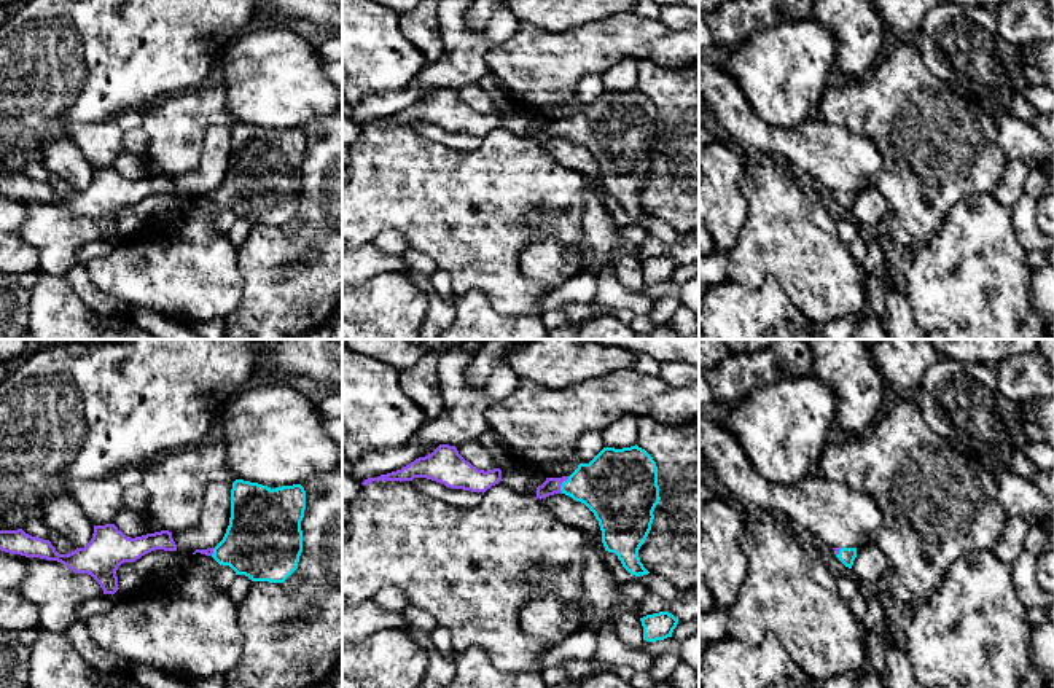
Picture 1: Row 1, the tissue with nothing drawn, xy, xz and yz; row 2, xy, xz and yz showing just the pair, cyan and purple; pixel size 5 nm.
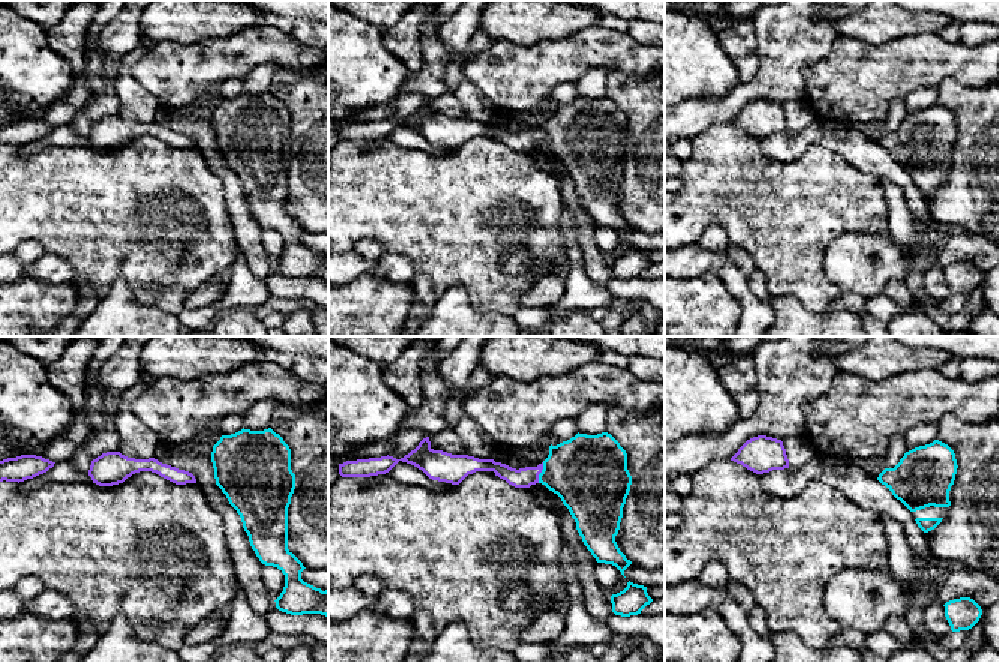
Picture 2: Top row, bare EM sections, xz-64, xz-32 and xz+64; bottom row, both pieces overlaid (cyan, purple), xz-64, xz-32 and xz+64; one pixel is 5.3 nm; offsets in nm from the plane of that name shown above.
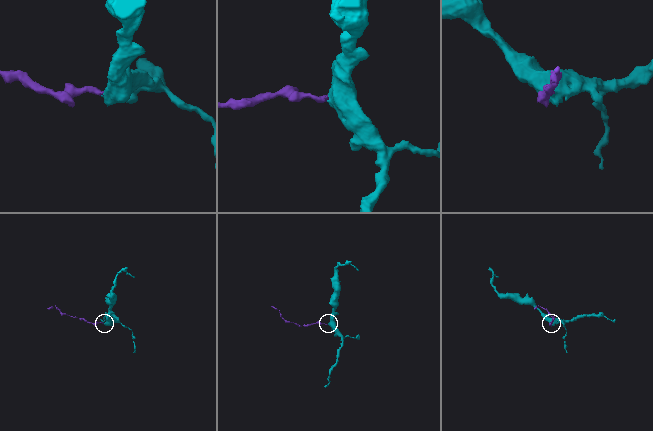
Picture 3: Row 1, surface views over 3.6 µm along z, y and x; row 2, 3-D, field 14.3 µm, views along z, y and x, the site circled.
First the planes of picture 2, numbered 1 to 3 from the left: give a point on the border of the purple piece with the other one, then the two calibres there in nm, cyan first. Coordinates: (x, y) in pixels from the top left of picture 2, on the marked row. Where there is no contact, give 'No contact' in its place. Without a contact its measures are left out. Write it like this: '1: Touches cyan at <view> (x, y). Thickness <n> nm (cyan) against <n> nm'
1: No contact
2: Touches cyan at xz-32 (540, 473). Thickness 400 nm (cyan) against 110 nm
3: No contact

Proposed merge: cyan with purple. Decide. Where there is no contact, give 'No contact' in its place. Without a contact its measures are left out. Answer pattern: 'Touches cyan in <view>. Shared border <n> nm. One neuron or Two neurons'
Touches cyan in xz. Shared border 100 nm. One neuron

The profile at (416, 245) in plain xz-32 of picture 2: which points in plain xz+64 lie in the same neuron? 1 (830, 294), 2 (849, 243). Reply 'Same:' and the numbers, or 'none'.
Same: 1

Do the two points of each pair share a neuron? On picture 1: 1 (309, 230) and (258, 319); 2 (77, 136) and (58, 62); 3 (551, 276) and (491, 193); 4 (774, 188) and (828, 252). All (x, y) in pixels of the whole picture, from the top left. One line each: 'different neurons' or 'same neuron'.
1: same neuron
2: different neurons
3: different neurons
4: same neuron

